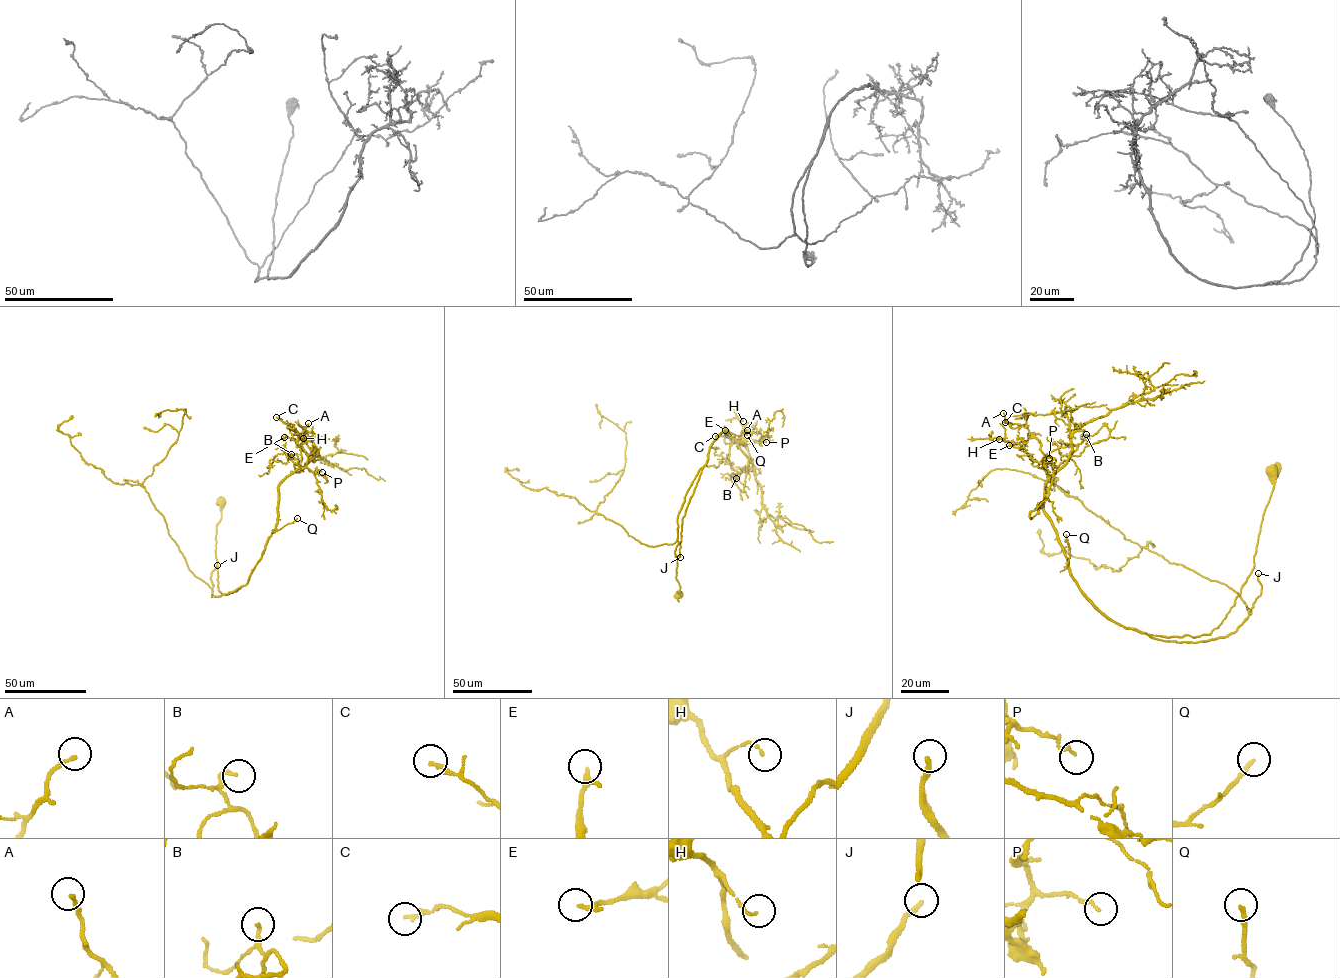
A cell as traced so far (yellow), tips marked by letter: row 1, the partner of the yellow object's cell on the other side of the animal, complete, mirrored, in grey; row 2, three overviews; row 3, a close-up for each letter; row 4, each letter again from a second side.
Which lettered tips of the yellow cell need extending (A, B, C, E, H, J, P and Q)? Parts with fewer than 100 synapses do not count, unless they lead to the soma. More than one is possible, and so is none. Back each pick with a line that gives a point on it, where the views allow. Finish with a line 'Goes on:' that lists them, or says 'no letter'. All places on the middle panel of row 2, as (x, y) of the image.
J: (680, 557)
Goes on: J

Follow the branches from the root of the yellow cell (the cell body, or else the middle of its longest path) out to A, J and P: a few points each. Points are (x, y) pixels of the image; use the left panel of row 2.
A: (223, 501), (215, 557), (227, 594), (260, 559), (277, 522), (278, 485), (299, 467), (297, 440), (308, 423)
J: (223, 501), (215, 538), (218, 590), (227, 594), (241, 586), (212, 597), (210, 577), (217, 565)
P: (223, 501), (215, 557), (218, 590), (227, 594), (246, 584), (274, 530), (279, 484), (298, 468), (322, 472)

